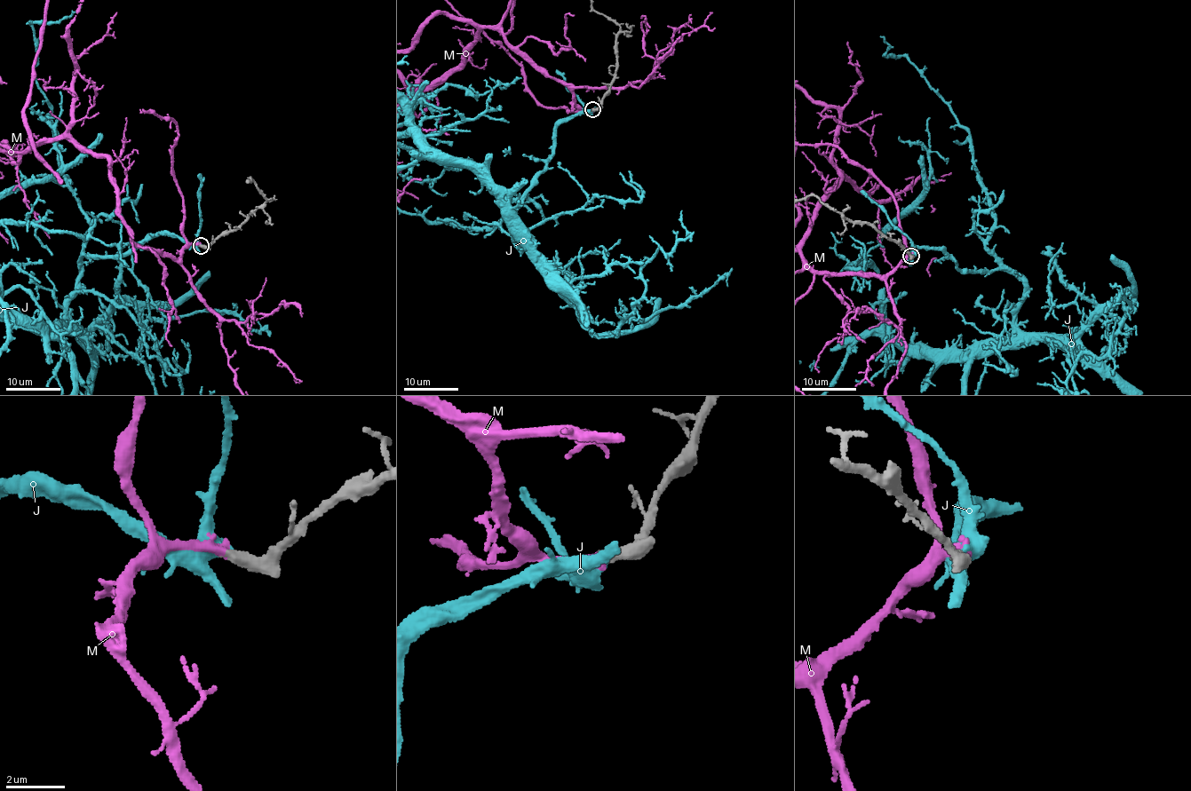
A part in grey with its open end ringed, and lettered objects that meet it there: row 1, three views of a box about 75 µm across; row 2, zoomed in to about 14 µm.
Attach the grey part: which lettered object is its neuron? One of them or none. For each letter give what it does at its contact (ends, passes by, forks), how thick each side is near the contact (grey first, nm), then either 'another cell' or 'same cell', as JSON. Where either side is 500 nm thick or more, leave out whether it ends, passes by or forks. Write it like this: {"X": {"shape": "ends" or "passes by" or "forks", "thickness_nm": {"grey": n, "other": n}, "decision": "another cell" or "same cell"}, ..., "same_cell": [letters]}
{"J": {"shape": "ends", "thickness_nm": {"grey": 440, "other": 380}, "decision": "another cell"}, "M": {"shape": "ends", "thickness_nm": {"grey": 440, "other": 360}, "decision": "same cell"}, "same_cell": ["M"]}

